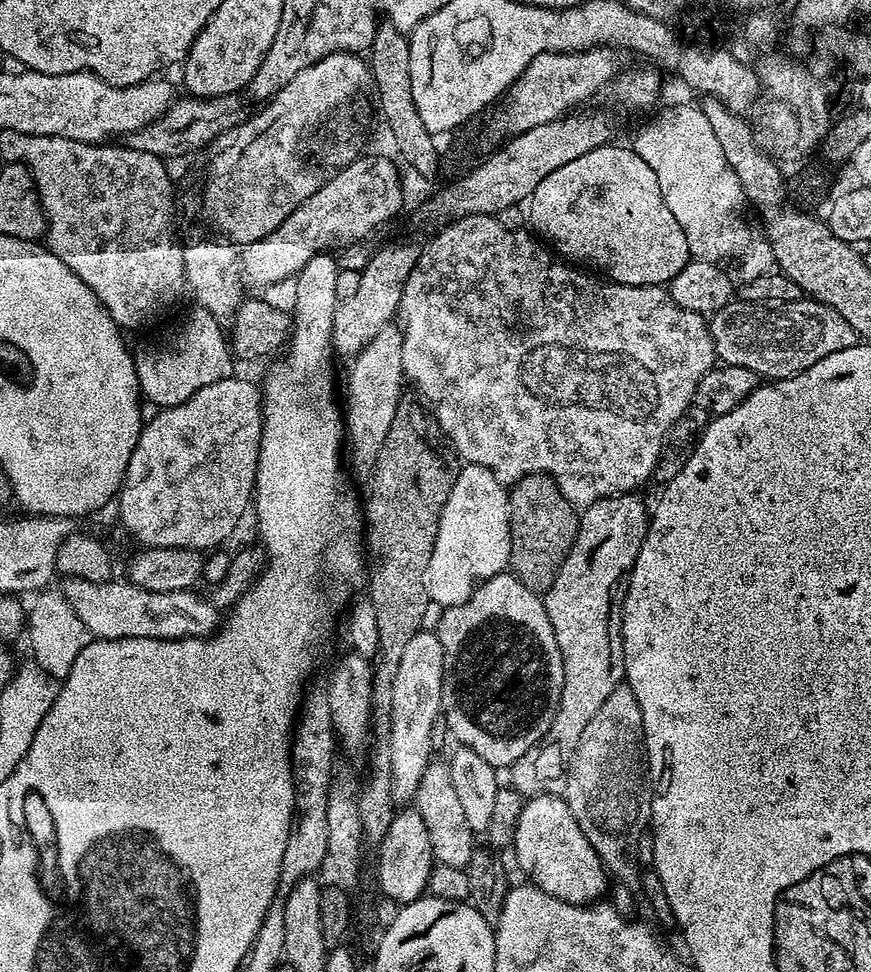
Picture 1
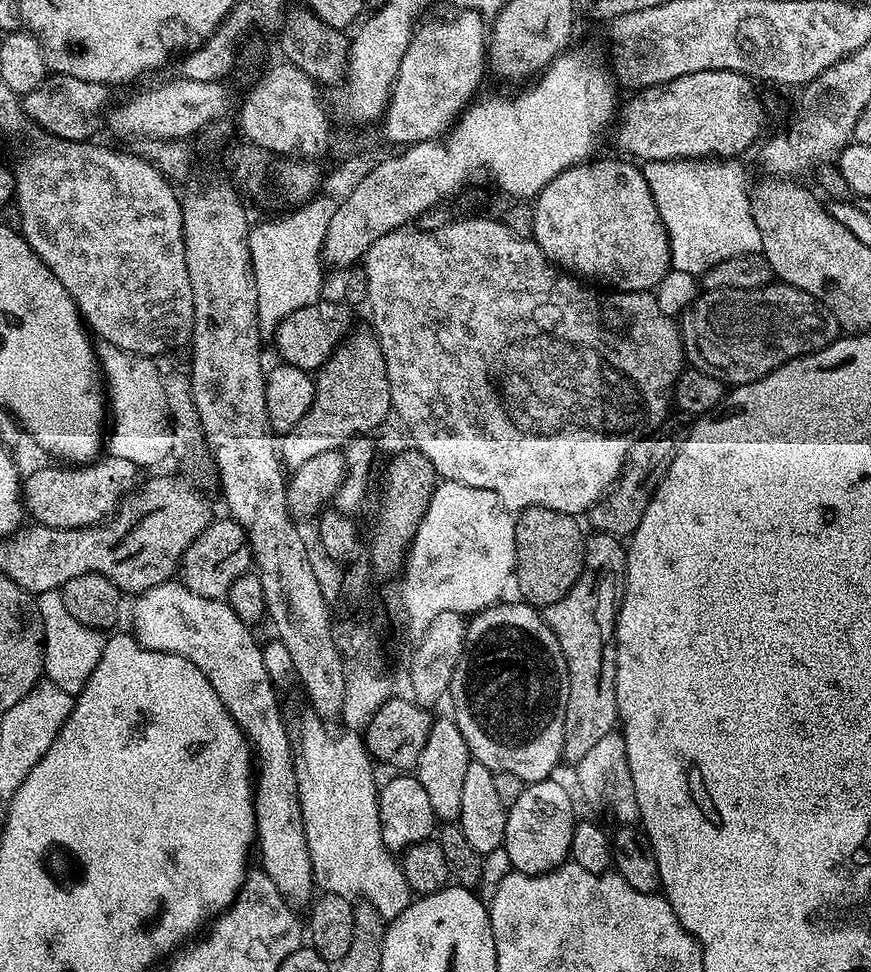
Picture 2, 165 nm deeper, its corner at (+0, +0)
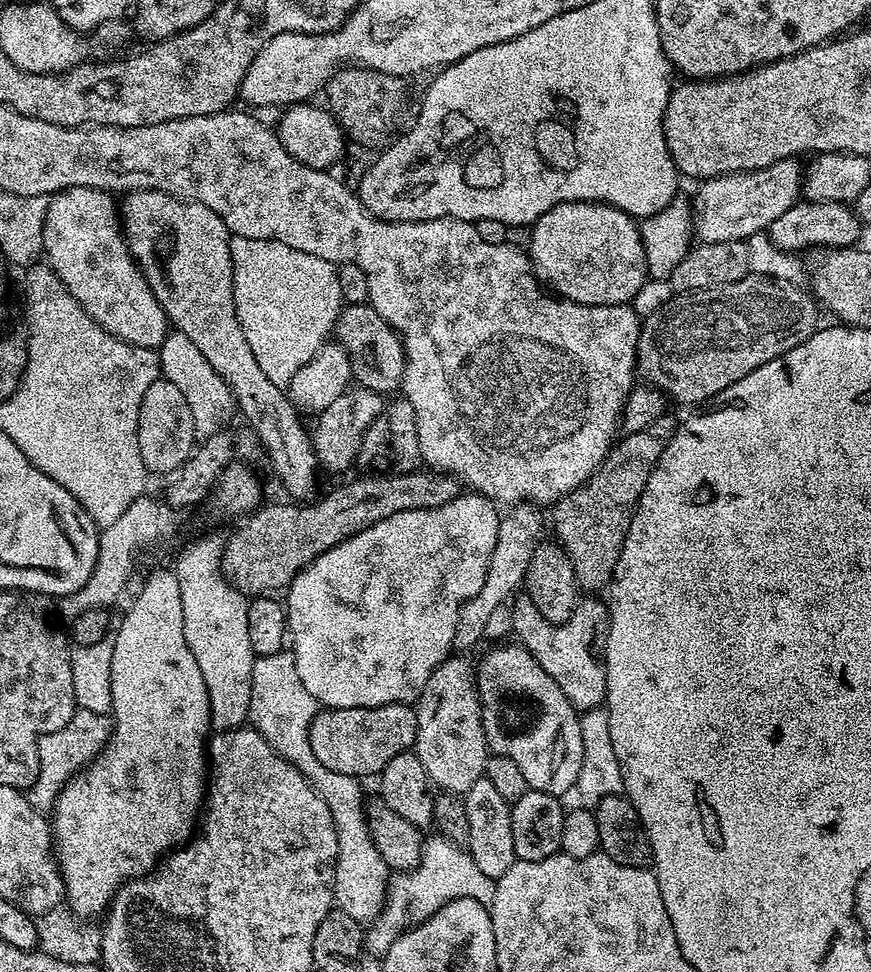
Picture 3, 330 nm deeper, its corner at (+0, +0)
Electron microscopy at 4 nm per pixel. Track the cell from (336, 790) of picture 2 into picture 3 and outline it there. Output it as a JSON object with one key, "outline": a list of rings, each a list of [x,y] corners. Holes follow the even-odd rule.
{"outline":[[[290,650],[256,657],[251,676],[249,723],[271,742],[280,756],[286,757],[311,780],[316,792],[330,808],[339,842],[333,901],[356,921],[370,924],[377,919],[386,903],[392,870],[369,836],[366,795],[360,786],[361,781],[352,775],[330,770],[314,756],[310,746],[309,726],[319,711],[319,702],[304,686],[298,675],[296,659]]]}

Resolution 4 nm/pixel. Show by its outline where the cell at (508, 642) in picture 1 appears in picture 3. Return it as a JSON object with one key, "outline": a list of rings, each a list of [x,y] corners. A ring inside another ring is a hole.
{"outline":[[[519,642],[500,644],[492,648],[480,664],[475,665],[476,693],[480,695],[480,713],[482,726],[486,734],[489,753],[512,759],[518,770],[522,770],[529,789],[533,792],[545,792],[557,798],[563,797],[563,792],[571,793],[576,787],[578,770],[582,770],[582,730],[577,709],[562,694],[558,682],[546,674]]]}

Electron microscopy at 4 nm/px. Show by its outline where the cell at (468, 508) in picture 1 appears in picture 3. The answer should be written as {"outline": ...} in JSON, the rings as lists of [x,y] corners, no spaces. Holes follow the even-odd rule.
{"outline":[[[461,494],[450,502],[437,508],[422,510],[402,510],[398,514],[390,514],[382,522],[370,526],[338,542],[330,550],[326,550],[318,558],[314,558],[292,579],[286,589],[286,611],[288,614],[288,631],[290,633],[290,651],[297,662],[298,675],[310,694],[325,709],[329,708],[373,708],[387,704],[407,704],[415,701],[420,691],[426,686],[430,674],[451,653],[454,648],[454,632],[458,626],[460,607],[482,586],[488,577],[490,556],[494,554],[494,542],[498,538],[498,526],[501,513],[496,512],[497,505],[483,494]]]}

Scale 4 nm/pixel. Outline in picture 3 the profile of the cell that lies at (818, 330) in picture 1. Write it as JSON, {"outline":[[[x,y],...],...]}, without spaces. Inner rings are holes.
{"outline":[[[749,274],[726,286],[673,295],[656,313],[643,317],[636,347],[639,375],[675,403],[711,401],[738,378],[806,342],[821,327],[821,309],[802,289],[788,280]]]}

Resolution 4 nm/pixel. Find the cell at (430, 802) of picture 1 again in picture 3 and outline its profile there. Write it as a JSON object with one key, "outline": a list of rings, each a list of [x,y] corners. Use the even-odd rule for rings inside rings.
{"outline":[[[452,654],[435,668],[426,682],[426,686],[415,701],[418,718],[415,753],[426,769],[429,780],[440,792],[463,794],[474,786],[474,782],[484,779],[484,767],[490,755],[486,734],[482,726],[480,713],[480,695],[476,693],[476,670],[473,661],[468,661],[464,654]]]}

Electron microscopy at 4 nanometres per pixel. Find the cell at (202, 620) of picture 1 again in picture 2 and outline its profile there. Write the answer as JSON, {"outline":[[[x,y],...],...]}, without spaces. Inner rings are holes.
{"outline":[[[167,582],[154,586],[140,595],[135,597],[136,605],[132,608],[132,628],[131,635],[135,636],[136,641],[144,648],[149,648],[155,652],[165,652],[166,654],[174,654],[186,658],[190,662],[194,662],[194,666],[198,666],[198,670],[202,670],[202,674],[206,674],[206,678],[210,682],[210,686],[214,686],[214,690],[218,694],[218,698],[222,698],[222,702],[226,706],[228,713],[234,718],[234,722],[244,732],[249,745],[254,753],[254,799],[256,802],[256,838],[255,843],[260,848],[260,864],[259,867],[270,878],[270,882],[274,882],[274,886],[278,886],[280,893],[284,895],[284,899],[293,906],[307,905],[314,896],[314,883],[312,878],[310,850],[307,849],[306,830],[304,829],[302,806],[299,804],[298,779],[295,778],[295,758],[294,758],[294,740],[289,734],[288,728],[284,725],[284,716],[280,713],[280,700],[276,697],[277,685],[267,672],[265,663],[263,662],[263,647],[261,641],[256,641],[252,637],[253,629],[242,622],[242,618],[238,618],[238,614],[234,614],[234,610],[224,600],[215,600],[214,598],[202,598],[202,594],[194,594],[183,582]]]}

